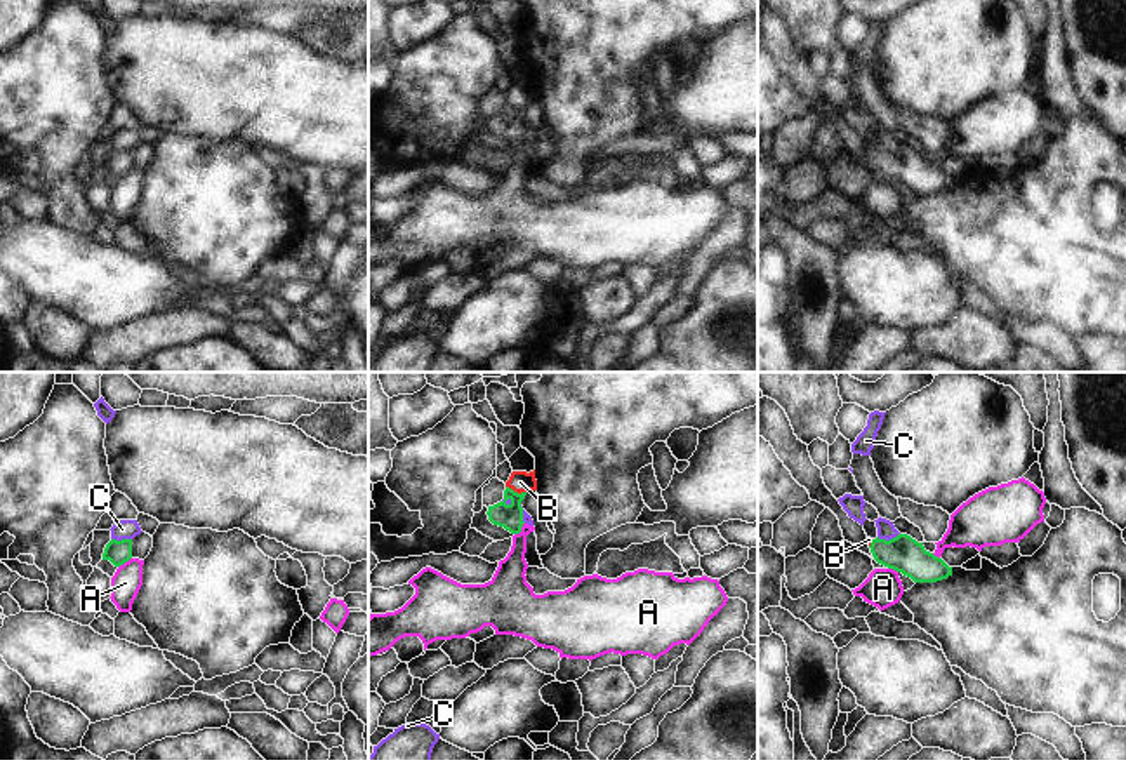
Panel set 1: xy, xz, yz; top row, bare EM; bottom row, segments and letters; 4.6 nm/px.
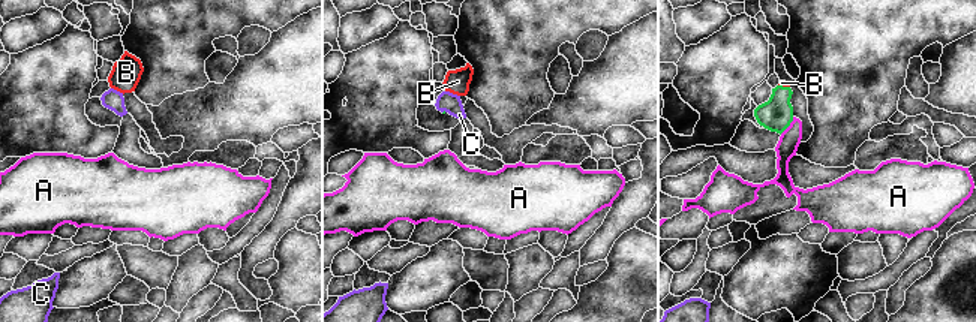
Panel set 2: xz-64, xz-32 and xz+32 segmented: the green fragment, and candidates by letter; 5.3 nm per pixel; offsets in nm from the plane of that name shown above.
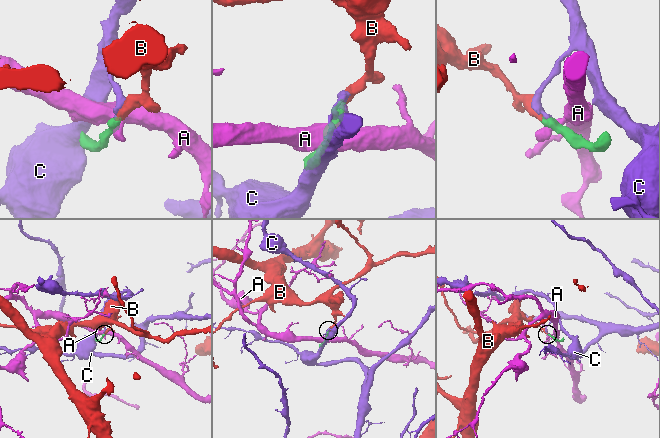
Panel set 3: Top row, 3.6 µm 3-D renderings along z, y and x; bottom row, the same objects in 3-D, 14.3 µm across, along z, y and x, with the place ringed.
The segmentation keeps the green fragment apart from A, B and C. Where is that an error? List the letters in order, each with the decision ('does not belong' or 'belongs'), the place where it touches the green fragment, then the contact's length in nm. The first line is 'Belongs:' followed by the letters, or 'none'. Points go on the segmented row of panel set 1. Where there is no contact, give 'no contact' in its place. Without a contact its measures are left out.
Belongs: B
A: does not belong; meets green in xz at (520, 529); contact 80 nm long
B: belongs; meets green in xz at (516, 493); contact 100 nm long
C: does not belong; meets green in yz at (890, 540); contact 110 nm long

